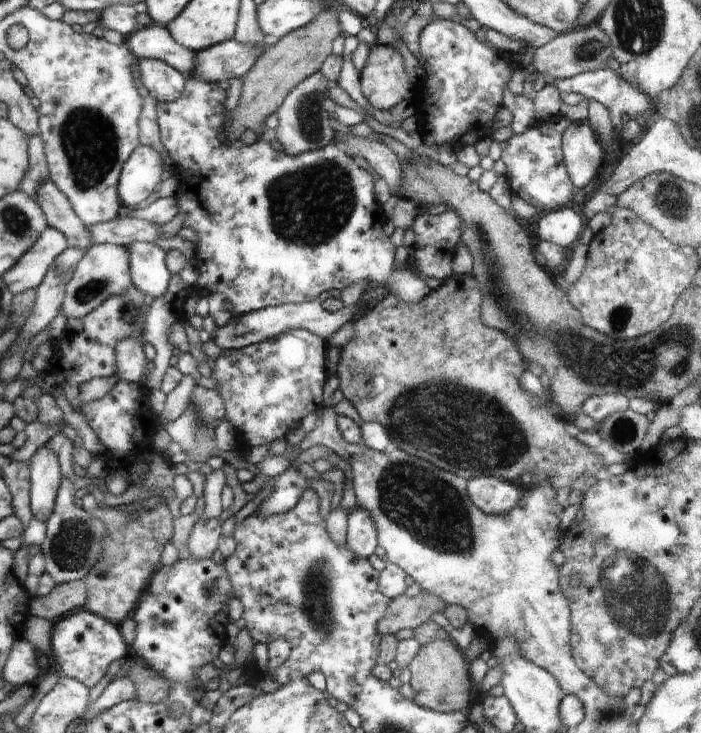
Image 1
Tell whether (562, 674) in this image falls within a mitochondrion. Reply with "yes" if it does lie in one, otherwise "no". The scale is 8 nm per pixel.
no

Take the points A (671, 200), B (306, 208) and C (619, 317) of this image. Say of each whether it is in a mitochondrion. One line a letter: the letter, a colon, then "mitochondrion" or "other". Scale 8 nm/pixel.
A: mitochondrion
B: mitochondrion
C: mitochondrion

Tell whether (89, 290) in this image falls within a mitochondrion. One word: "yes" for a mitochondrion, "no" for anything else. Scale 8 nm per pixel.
yes

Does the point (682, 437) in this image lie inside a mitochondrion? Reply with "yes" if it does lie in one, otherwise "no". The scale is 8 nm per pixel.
no

